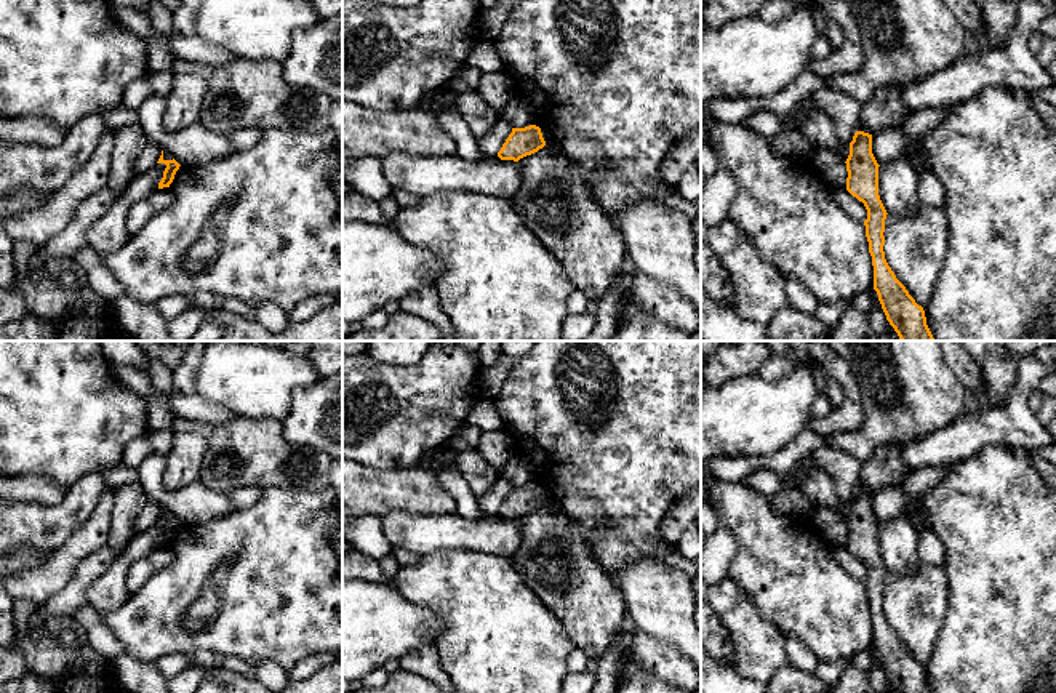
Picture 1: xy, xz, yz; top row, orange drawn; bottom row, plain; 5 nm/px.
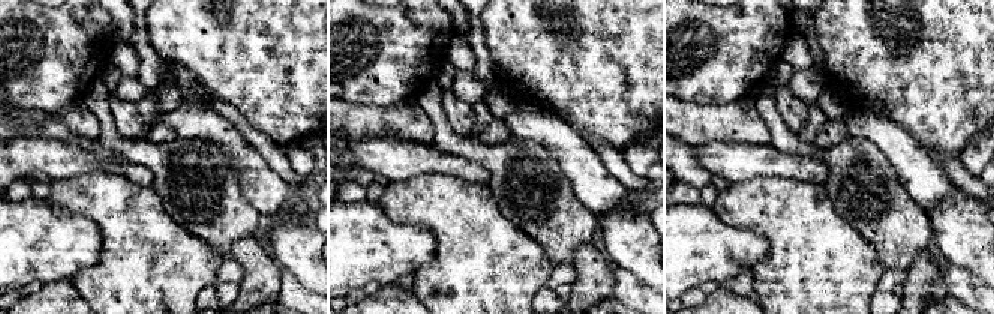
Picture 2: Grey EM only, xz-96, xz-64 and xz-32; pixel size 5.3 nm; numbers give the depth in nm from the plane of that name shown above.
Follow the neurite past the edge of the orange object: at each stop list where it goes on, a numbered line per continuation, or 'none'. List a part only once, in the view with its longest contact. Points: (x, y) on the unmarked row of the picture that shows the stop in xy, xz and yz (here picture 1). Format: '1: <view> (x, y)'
1: xz (490, 503)

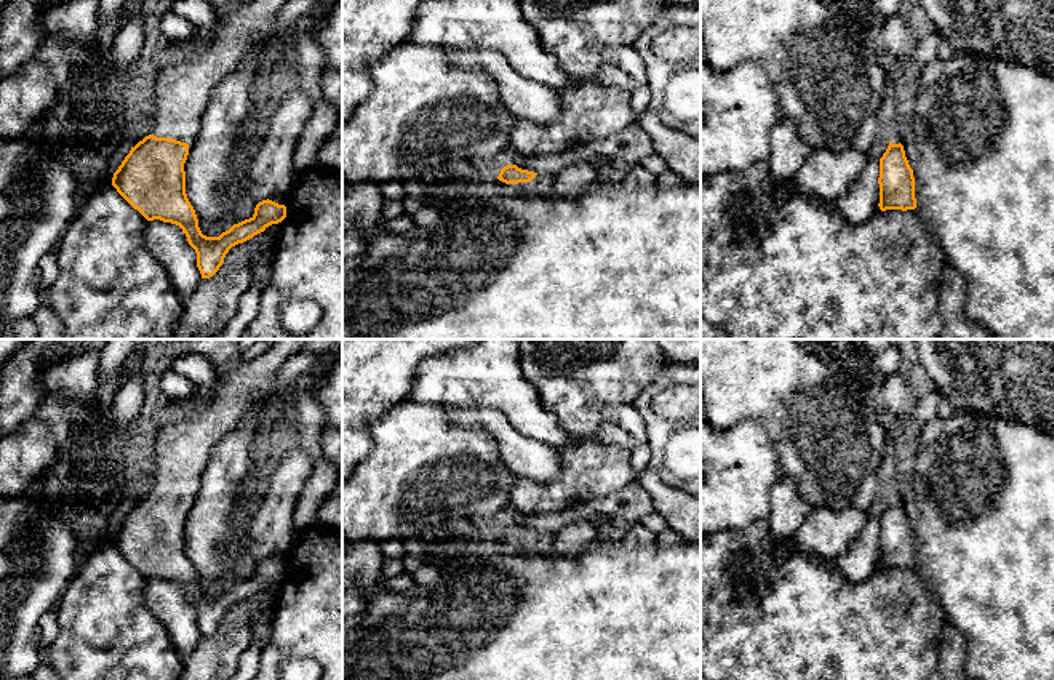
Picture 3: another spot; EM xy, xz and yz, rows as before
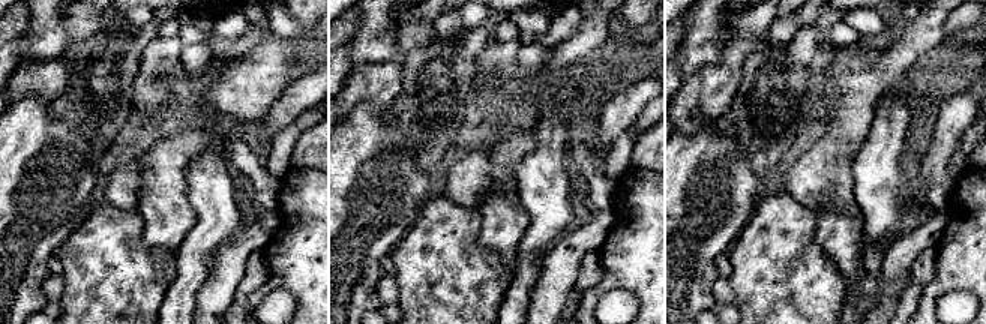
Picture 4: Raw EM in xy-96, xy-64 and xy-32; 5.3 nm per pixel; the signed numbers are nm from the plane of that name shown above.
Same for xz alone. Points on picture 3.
1: xz (542, 543)

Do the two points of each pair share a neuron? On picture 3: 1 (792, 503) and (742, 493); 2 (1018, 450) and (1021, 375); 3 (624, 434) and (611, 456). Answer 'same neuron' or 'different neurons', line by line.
1: different neurons
2: different neurons
3: different neurons

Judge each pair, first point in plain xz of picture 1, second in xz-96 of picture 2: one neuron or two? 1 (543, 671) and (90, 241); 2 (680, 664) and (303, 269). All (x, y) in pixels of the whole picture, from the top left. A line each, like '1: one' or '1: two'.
1: two
2: two

